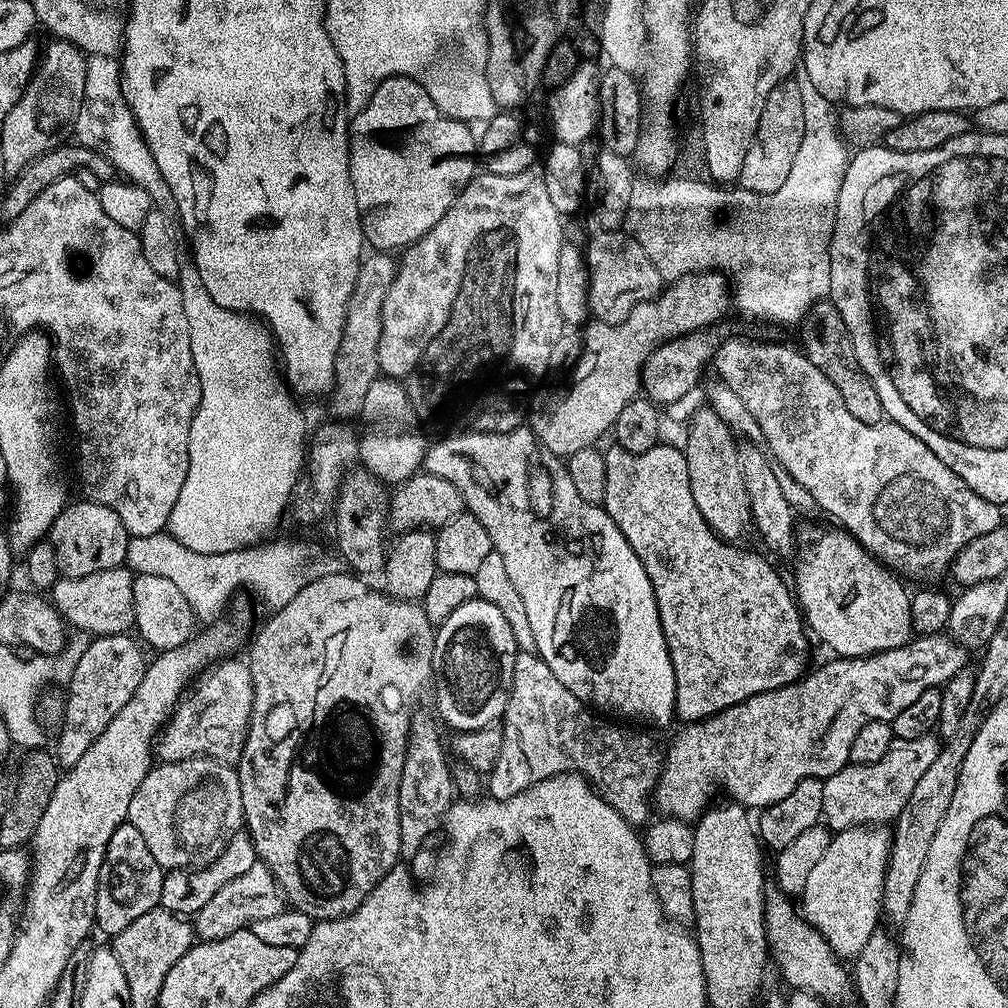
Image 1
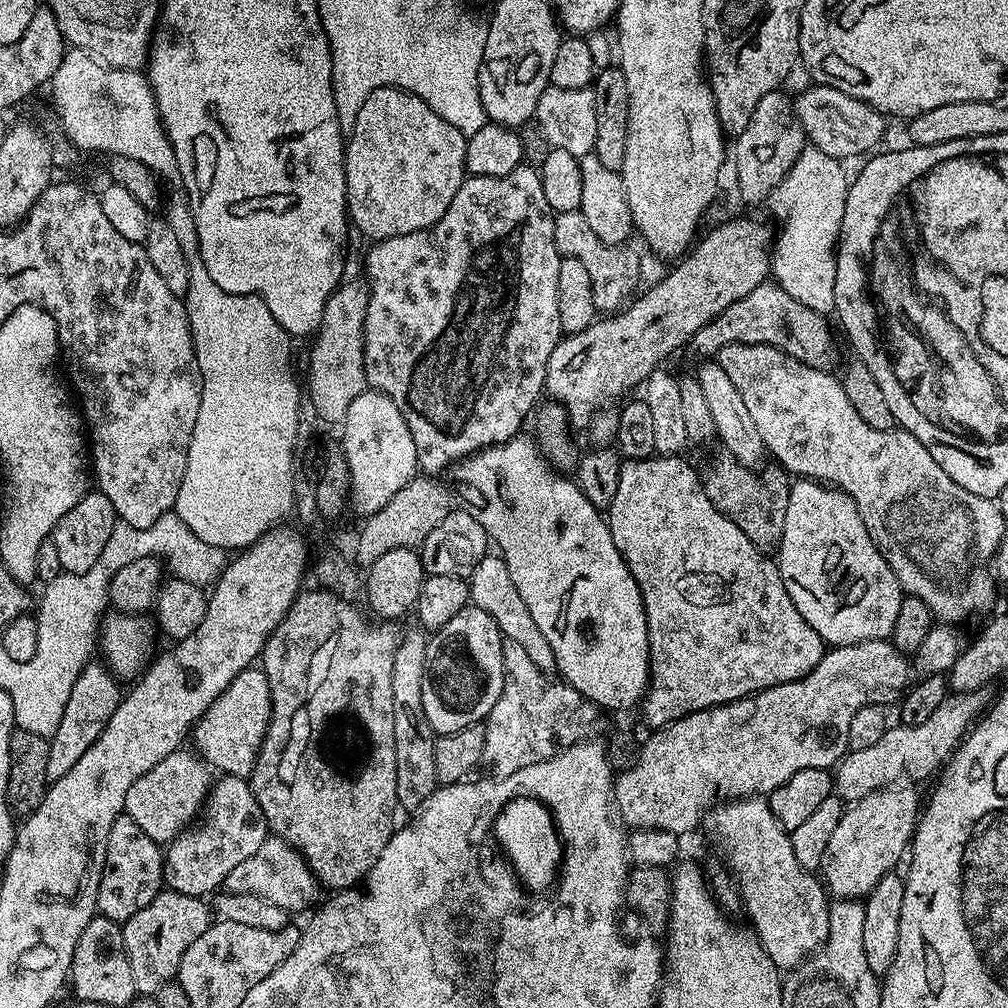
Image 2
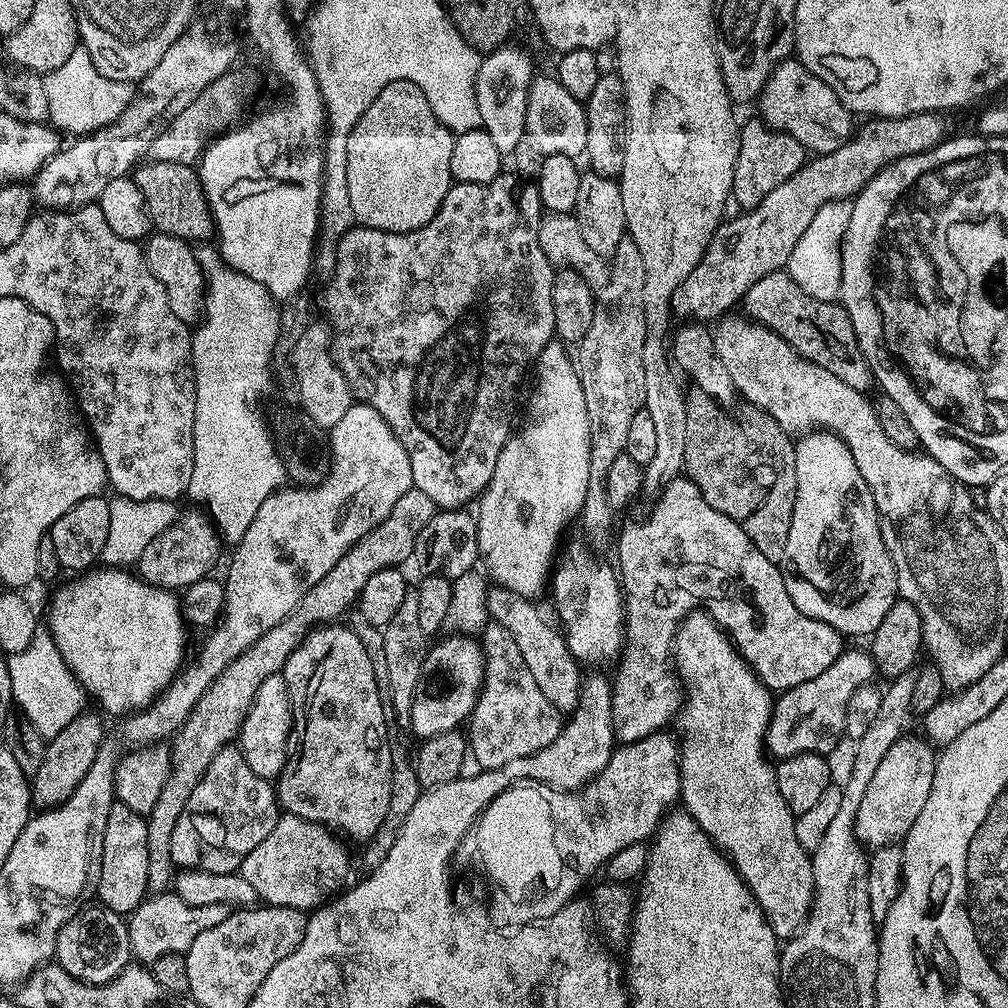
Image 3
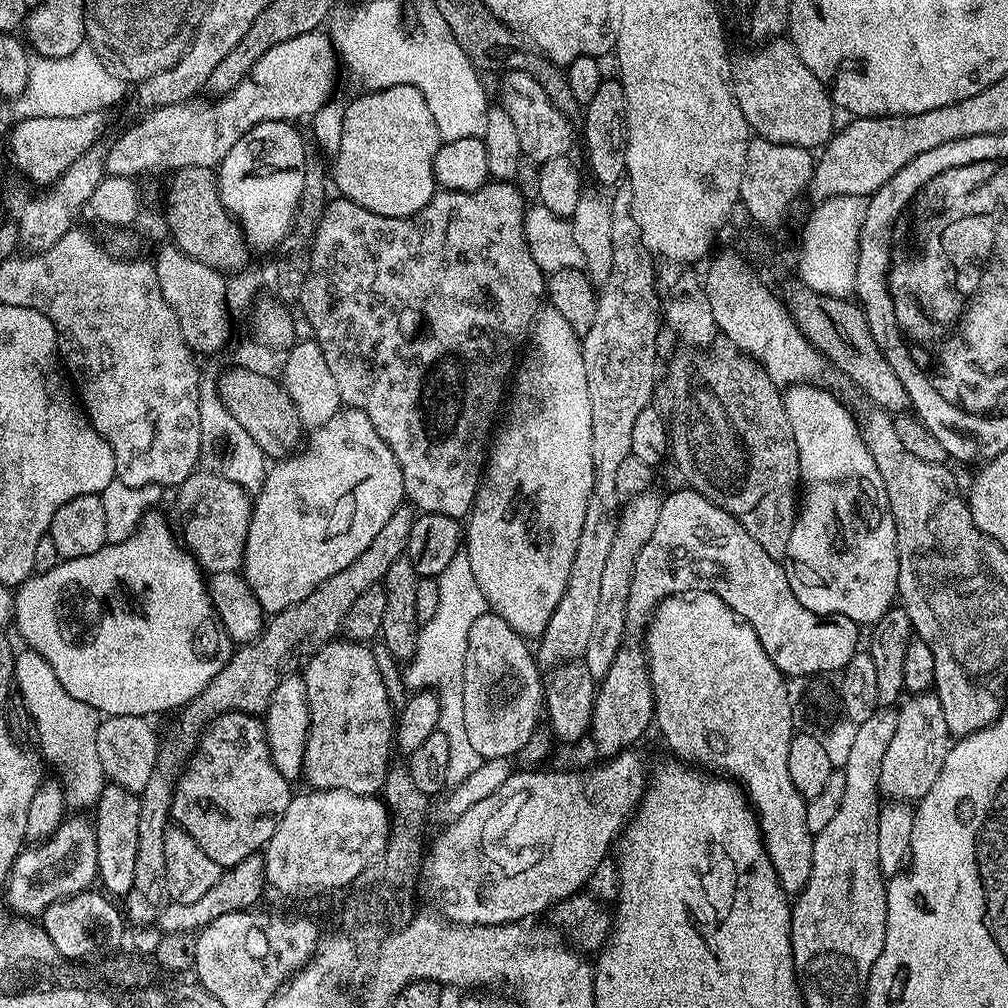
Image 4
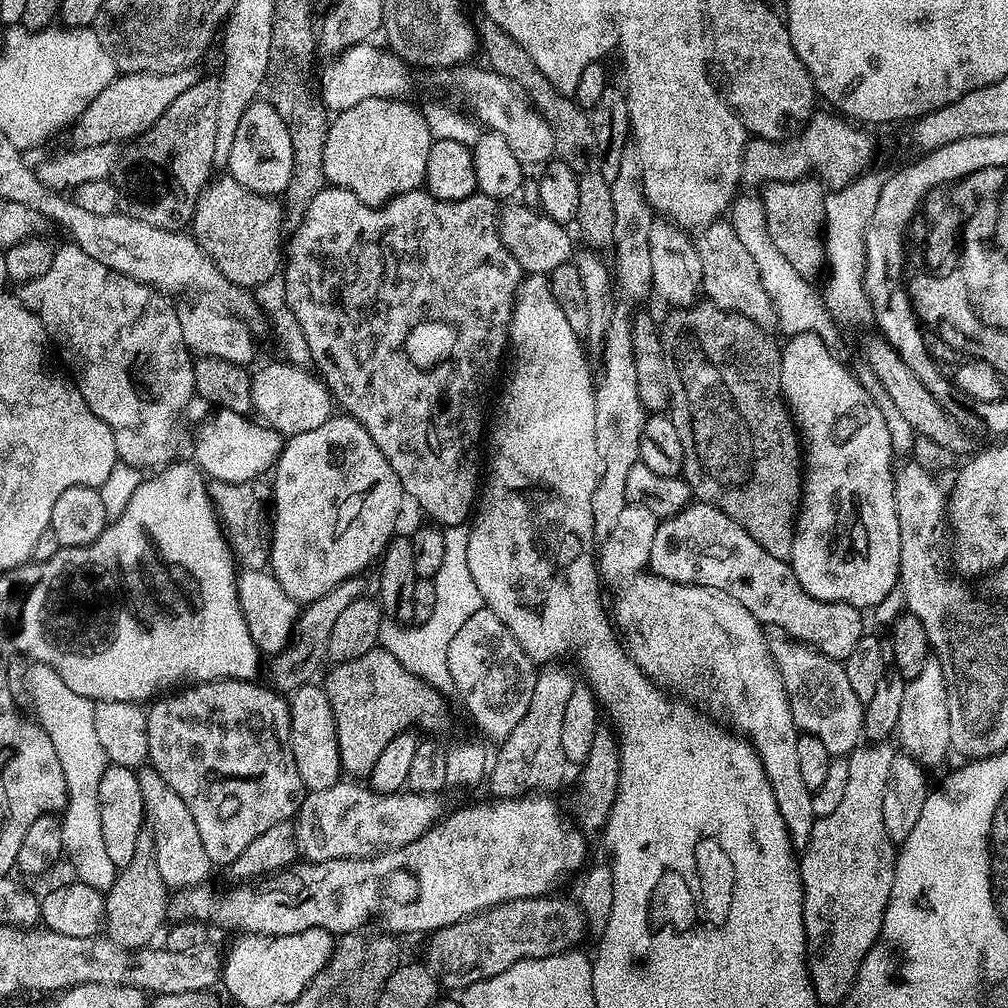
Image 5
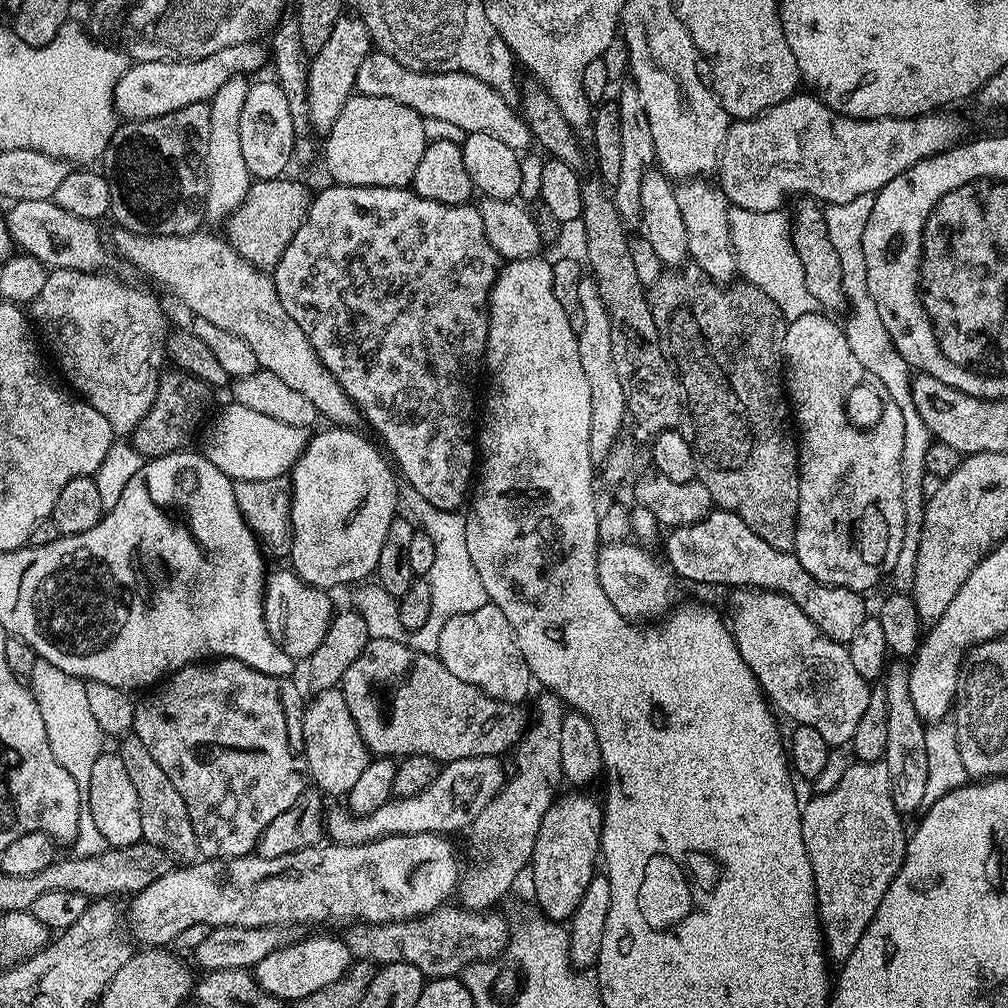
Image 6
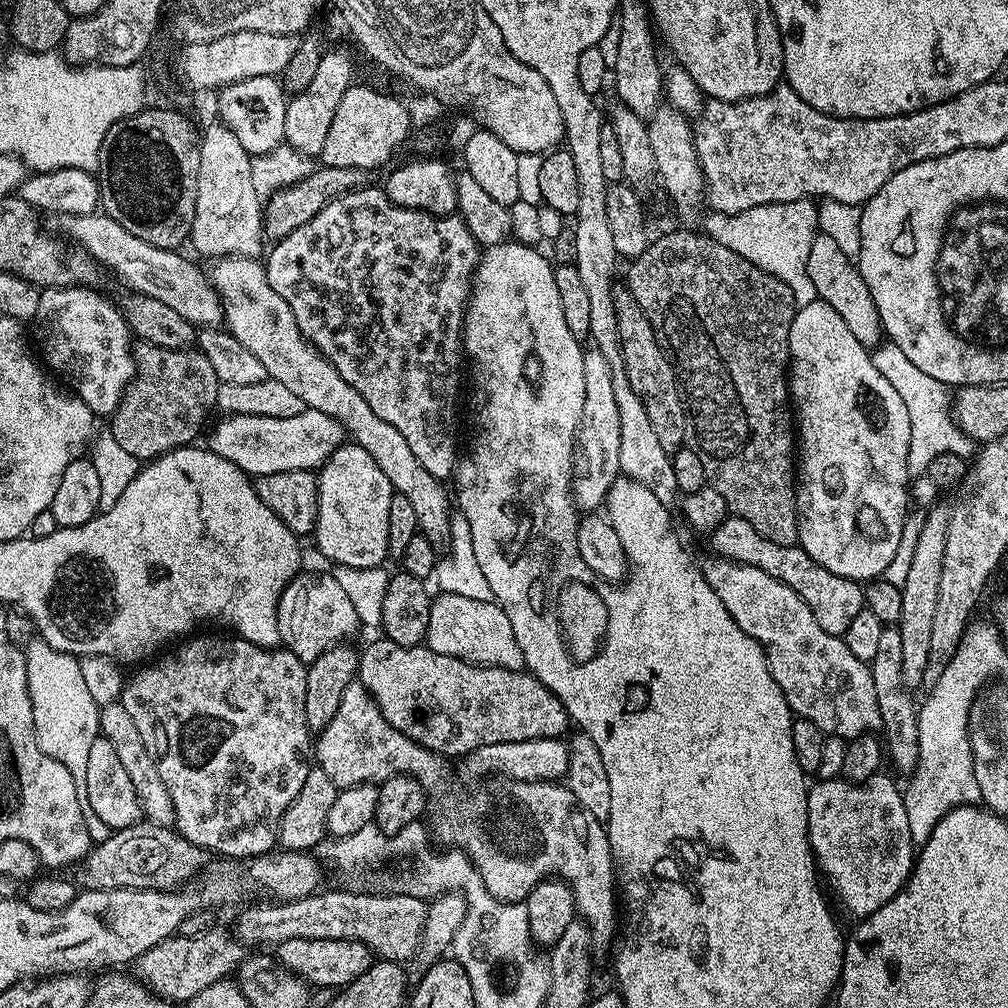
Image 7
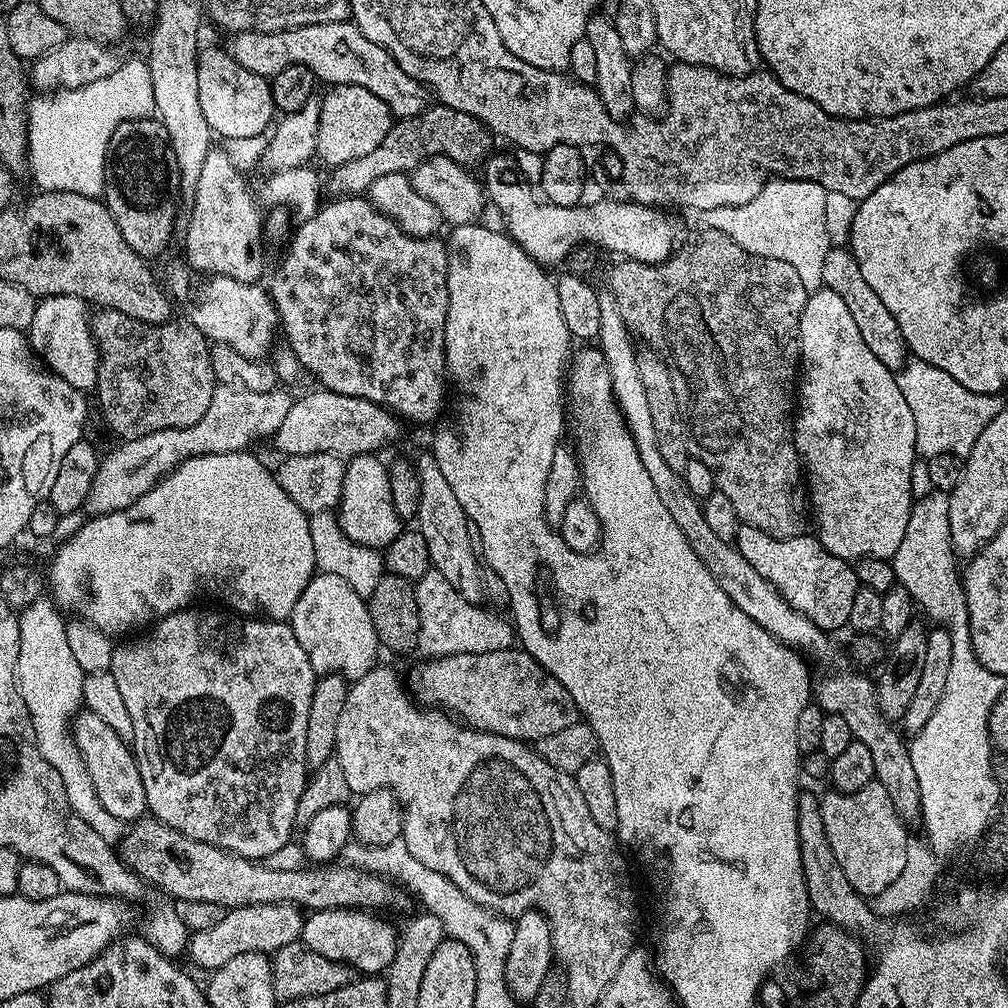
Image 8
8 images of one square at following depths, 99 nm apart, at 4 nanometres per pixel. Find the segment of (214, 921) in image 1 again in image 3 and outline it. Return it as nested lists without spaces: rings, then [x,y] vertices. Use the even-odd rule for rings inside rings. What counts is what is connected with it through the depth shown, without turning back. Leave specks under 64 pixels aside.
[[[283,813],[270,834],[240,863],[239,875],[244,876],[250,886],[254,886],[257,897],[265,905],[301,910],[315,909],[329,898],[335,897],[345,887],[344,879],[348,876],[348,852],[328,832],[331,831],[325,825],[314,820],[303,820],[301,816]]]

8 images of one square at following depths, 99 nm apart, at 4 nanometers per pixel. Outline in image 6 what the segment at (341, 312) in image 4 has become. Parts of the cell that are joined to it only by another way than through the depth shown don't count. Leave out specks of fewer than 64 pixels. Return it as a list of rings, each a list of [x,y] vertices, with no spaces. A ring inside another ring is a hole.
[[[337,183],[331,187],[311,197],[307,218],[302,222],[298,234],[294,234],[290,246],[286,246],[286,254],[282,254],[274,270],[278,298],[282,306],[286,306],[286,314],[290,314],[290,318],[302,326],[302,334],[310,338],[310,346],[314,346],[318,358],[322,358],[326,370],[330,370],[330,374],[338,378],[342,390],[350,394],[360,409],[361,417],[366,422],[368,420],[373,430],[384,439],[383,447],[394,461],[402,480],[414,486],[427,502],[440,510],[455,512],[463,509],[478,468],[478,428],[474,420],[472,424],[472,415],[478,412],[476,379],[480,372],[482,376],[484,351],[488,345],[488,297],[492,295],[492,288],[496,284],[502,258],[486,238],[486,226],[482,222],[479,207],[471,203],[430,202],[417,196],[411,187],[355,188]]]

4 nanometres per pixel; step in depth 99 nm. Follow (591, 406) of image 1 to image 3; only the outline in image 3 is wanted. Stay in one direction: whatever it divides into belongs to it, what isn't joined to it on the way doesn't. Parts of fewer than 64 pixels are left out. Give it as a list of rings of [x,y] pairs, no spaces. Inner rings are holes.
[[[919,112],[909,116],[885,116],[883,118],[868,118],[864,125],[855,129],[854,135],[838,150],[834,150],[825,156],[816,156],[804,163],[799,172],[795,172],[782,186],[774,186],[766,198],[757,208],[749,208],[741,211],[741,216],[725,219],[716,229],[712,240],[708,243],[706,254],[694,266],[694,270],[688,272],[688,276],[678,286],[678,290],[672,292],[672,311],[677,317],[693,318],[698,322],[716,322],[725,314],[731,313],[732,308],[743,301],[745,294],[758,282],[758,278],[766,278],[766,274],[774,274],[787,269],[788,259],[798,246],[798,238],[806,234],[806,226],[818,214],[822,206],[826,206],[835,200],[846,200],[855,197],[861,192],[887,164],[901,160],[914,154],[922,154],[934,146],[938,146],[943,140],[949,139],[948,120],[944,112]]]

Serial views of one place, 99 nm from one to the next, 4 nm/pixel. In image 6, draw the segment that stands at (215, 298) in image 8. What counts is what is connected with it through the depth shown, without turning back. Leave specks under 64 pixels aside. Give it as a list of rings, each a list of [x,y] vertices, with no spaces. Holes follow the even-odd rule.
[[[53,199],[17,200],[7,209],[8,229],[13,245],[21,253],[41,260],[49,269],[69,268],[79,272],[98,272],[107,269],[110,248],[100,237],[97,225],[86,217],[64,210]]]

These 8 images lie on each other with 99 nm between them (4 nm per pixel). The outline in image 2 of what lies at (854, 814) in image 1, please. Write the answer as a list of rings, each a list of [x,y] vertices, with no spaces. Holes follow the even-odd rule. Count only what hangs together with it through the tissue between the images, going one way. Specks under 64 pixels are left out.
[[[982,687],[973,692],[949,694],[944,697],[942,706],[938,706],[938,710],[934,710],[934,714],[926,718],[926,722],[897,723],[889,727],[888,732],[882,734],[882,738],[874,746],[849,751],[834,772],[835,795],[844,802],[855,802],[877,788],[896,786],[904,781],[912,781],[910,779],[920,780],[932,775],[935,777],[945,761],[960,747],[969,729],[983,717],[990,704],[988,691],[987,687]]]

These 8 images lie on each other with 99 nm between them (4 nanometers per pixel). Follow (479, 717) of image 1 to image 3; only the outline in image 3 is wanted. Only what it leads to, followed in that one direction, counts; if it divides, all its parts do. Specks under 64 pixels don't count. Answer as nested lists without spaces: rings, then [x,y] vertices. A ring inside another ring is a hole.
[[[451,634],[441,644],[433,643],[422,666],[422,676],[410,706],[410,732],[421,741],[443,732],[457,731],[471,717],[480,685],[484,681],[484,653],[479,639],[471,635]]]

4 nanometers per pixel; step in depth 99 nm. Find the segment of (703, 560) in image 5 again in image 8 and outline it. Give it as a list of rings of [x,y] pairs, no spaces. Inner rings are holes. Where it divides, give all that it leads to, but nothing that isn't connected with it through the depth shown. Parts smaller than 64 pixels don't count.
[[[741,524],[734,543],[742,554],[742,558],[746,558],[746,562],[750,562],[750,566],[754,566],[754,570],[758,570],[758,574],[762,574],[762,578],[771,582],[776,587],[778,594],[782,598],[786,598],[786,602],[790,602],[790,606],[794,606],[794,610],[806,614],[806,618],[810,618],[810,622],[814,622],[816,627],[822,629],[823,632],[832,634],[835,633],[835,628],[843,629],[850,618],[850,609],[858,587],[856,569],[849,561],[830,554],[830,550],[822,547],[815,535],[808,535],[801,534],[794,538],[776,540],[754,526]]]

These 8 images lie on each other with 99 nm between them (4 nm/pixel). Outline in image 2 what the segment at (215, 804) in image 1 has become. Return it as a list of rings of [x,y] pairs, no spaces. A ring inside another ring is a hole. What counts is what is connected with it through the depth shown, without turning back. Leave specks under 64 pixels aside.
[[[177,750],[162,758],[154,770],[142,774],[142,778],[138,778],[138,782],[130,786],[130,791],[126,793],[124,812],[134,818],[134,822],[138,822],[146,834],[150,834],[152,841],[161,846],[175,840],[197,819],[210,791],[209,765],[191,751],[184,751]]]

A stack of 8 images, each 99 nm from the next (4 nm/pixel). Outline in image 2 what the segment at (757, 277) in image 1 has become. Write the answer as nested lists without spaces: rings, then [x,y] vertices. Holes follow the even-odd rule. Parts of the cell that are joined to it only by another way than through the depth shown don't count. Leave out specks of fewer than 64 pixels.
[[[805,146],[802,154],[794,162],[788,177],[780,183],[774,193],[774,200],[780,204],[788,204],[788,221],[784,229],[778,232],[772,249],[771,275],[775,283],[780,285],[786,294],[790,294],[798,302],[810,306],[815,312],[831,313],[836,307],[834,302],[834,278],[836,277],[836,245],[840,243],[840,227],[846,214],[846,198],[850,176],[844,173],[845,165],[830,154],[822,154],[822,150]]]

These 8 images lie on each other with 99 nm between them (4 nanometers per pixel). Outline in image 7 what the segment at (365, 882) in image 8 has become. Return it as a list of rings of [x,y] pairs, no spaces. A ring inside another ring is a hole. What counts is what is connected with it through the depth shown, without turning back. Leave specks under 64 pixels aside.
[[[141,822],[115,829],[105,840],[99,841],[75,865],[74,880],[84,890],[149,888],[155,892],[170,892],[195,881],[205,871],[208,859],[210,856],[205,849],[181,836],[175,827],[163,828]]]

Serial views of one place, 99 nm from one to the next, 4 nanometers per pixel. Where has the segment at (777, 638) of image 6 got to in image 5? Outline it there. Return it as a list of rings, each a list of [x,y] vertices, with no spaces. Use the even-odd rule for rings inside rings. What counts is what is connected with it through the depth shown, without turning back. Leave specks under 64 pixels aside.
[[[780,638],[771,649],[782,686],[788,695],[794,722],[801,733],[818,738],[833,757],[847,757],[861,743],[864,730],[864,705],[855,697],[846,670],[839,660],[831,660],[808,644]]]

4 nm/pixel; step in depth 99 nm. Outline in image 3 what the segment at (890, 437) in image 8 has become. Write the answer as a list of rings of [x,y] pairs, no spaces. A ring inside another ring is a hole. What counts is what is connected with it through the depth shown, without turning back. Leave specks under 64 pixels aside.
[[[812,430],[799,439],[795,441],[794,518],[790,522],[790,538],[786,538],[782,561],[786,590],[802,614],[834,626],[834,630],[845,637],[871,637],[872,632],[878,630],[882,618],[886,618],[890,606],[894,606],[898,599],[896,567],[880,533],[880,511],[876,509],[866,478],[862,478],[854,462],[854,454],[850,454],[835,432]]]

